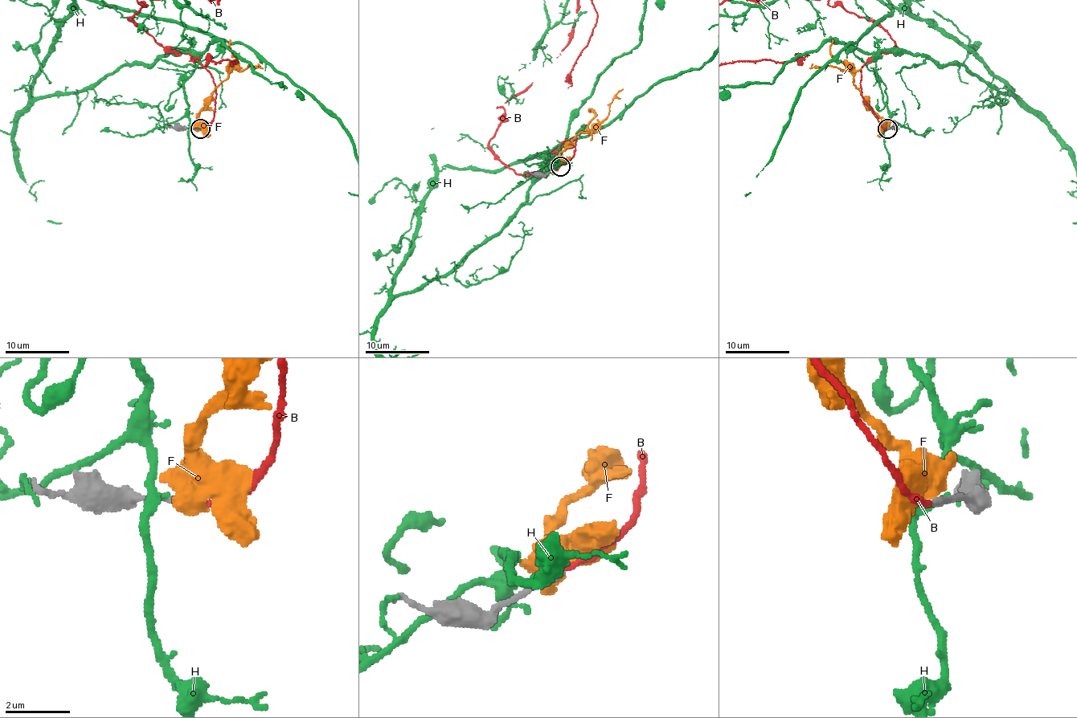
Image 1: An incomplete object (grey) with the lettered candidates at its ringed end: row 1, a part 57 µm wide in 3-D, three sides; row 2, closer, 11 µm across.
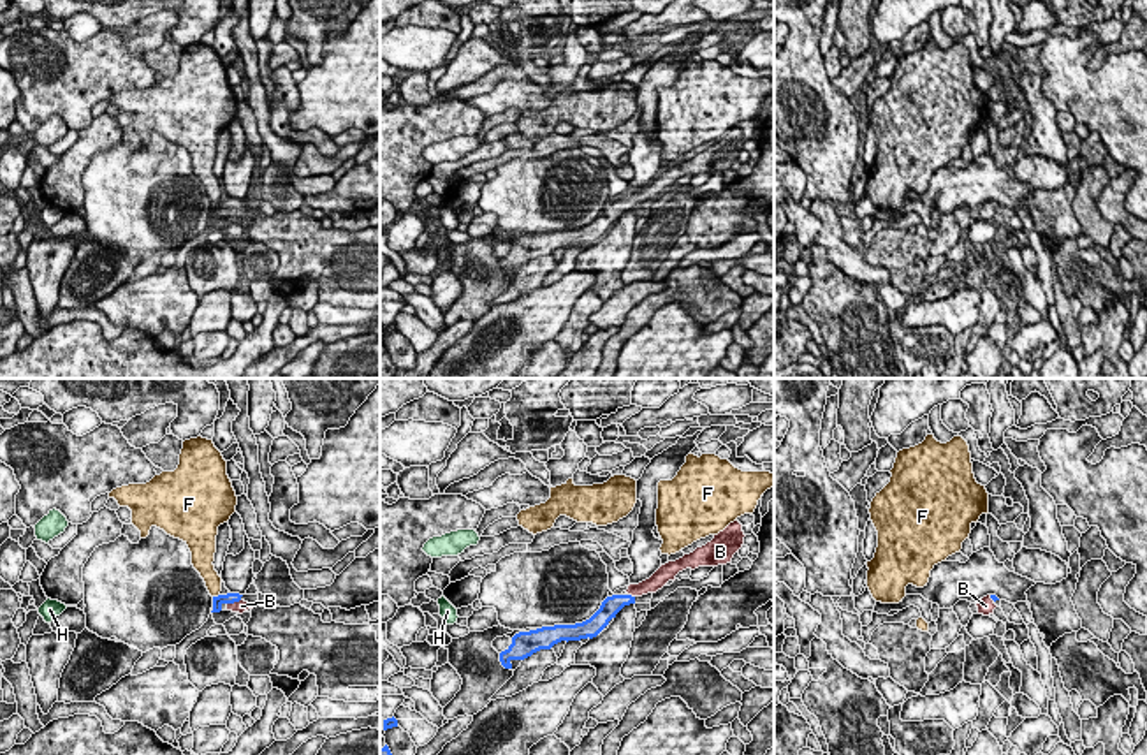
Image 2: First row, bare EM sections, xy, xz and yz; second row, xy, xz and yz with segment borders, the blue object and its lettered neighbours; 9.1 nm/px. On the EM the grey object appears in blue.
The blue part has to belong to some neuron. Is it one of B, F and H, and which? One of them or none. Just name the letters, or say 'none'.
B

